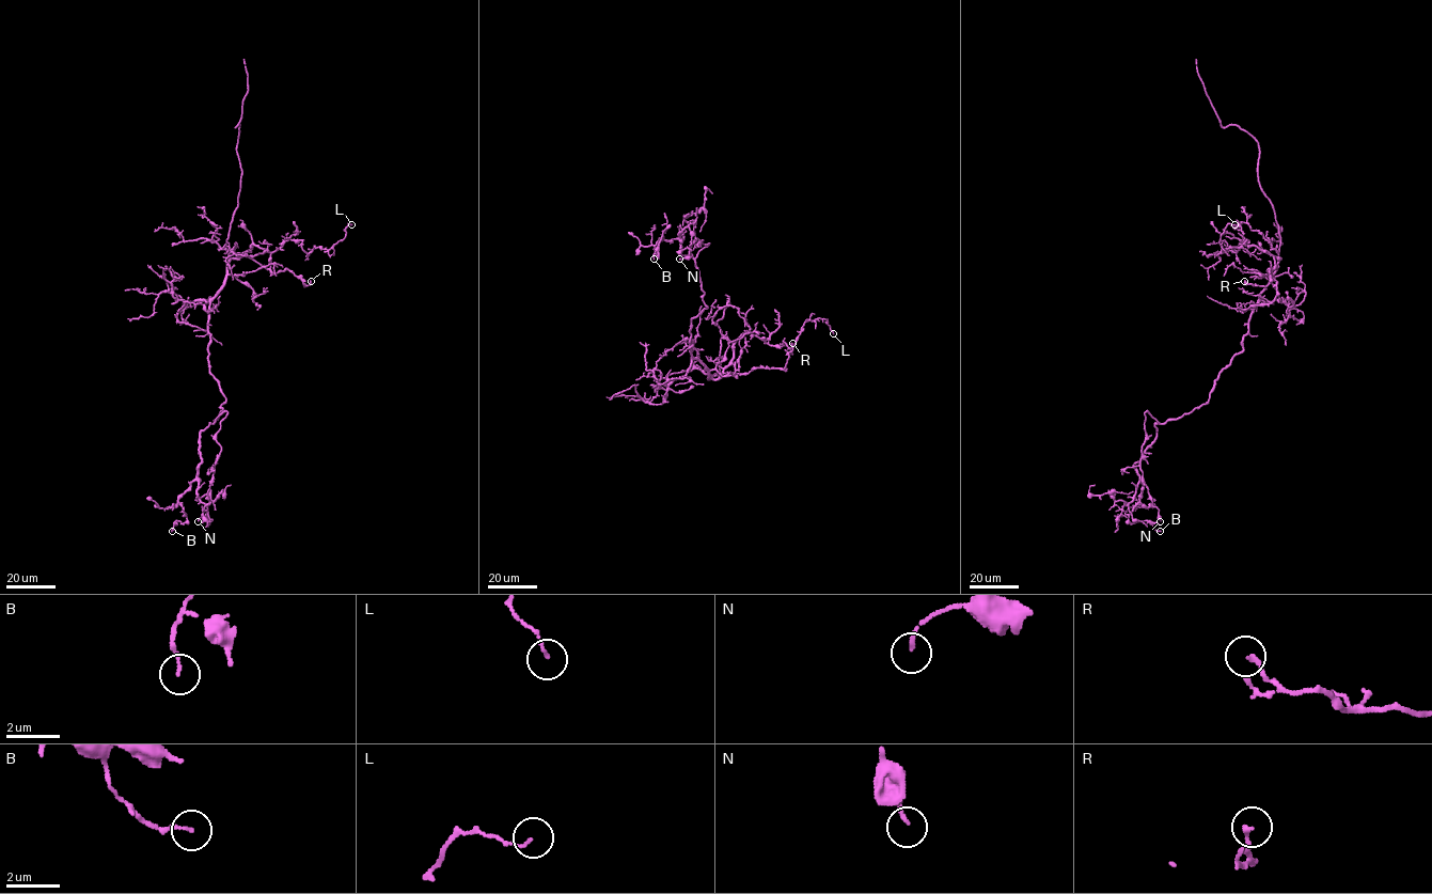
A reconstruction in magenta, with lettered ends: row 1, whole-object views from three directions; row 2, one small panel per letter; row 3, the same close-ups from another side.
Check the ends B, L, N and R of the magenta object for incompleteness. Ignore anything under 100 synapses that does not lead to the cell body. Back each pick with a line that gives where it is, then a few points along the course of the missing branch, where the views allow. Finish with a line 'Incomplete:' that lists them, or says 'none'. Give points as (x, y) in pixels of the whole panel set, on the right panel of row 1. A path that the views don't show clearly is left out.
Incomplete: none

